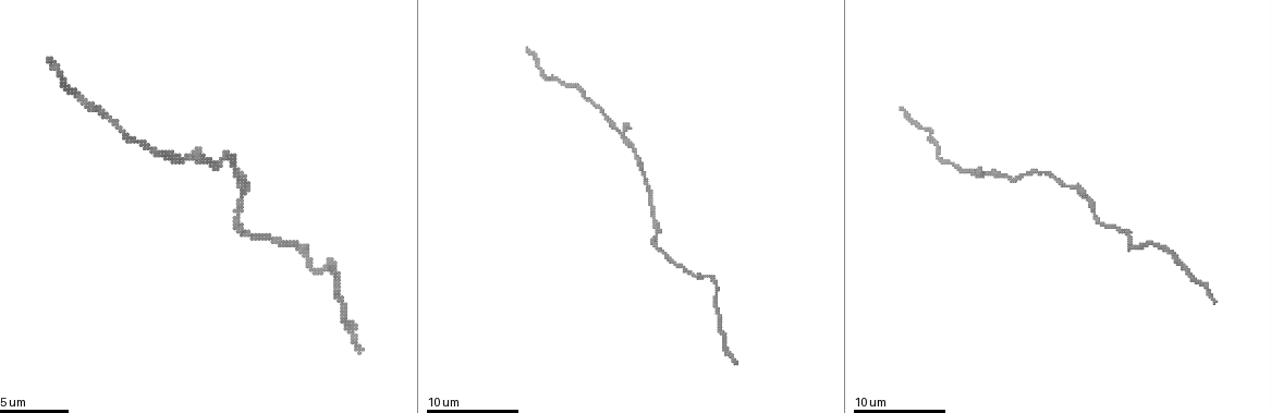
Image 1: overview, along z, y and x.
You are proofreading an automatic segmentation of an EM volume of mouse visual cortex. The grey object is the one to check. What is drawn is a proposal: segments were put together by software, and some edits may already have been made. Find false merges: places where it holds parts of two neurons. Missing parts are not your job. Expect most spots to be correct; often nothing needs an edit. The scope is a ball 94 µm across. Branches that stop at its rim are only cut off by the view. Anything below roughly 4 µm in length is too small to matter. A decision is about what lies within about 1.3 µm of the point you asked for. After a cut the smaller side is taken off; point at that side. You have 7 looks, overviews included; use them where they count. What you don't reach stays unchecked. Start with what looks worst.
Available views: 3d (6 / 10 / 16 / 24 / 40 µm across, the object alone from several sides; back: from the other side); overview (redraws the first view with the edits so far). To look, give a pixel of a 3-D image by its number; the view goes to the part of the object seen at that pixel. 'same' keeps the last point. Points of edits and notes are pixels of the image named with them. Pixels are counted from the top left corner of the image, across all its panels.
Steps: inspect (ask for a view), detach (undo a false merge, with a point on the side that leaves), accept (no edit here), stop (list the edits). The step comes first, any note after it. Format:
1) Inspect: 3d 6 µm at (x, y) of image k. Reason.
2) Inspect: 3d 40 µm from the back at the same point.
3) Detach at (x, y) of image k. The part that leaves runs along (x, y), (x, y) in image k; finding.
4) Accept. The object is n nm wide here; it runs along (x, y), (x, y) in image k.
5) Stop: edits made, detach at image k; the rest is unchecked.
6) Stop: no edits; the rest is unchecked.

Inspect: 3d 10 µm at (327, 268) of image 1. Thick turns thin.

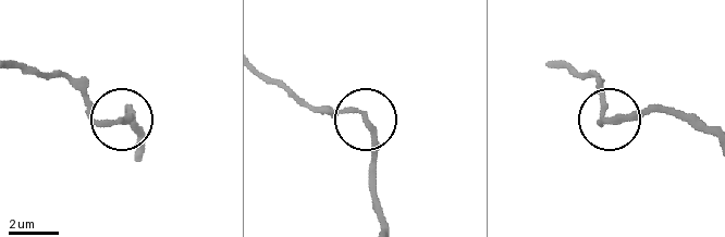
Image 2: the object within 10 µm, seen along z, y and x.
Accept. It runs along (261, 72), (311, 108), (366, 116), (373, 141), (373, 189) in image 2; one neuron here.

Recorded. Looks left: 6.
Inspect: 3d 10 µm at (1061, 184) of image 1.

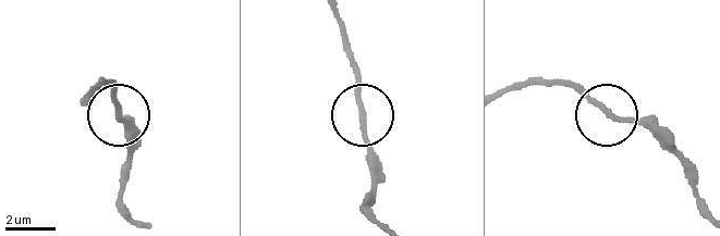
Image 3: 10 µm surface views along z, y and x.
Inspect: 3d 10 µm from the back at (363, 121) of image 3.

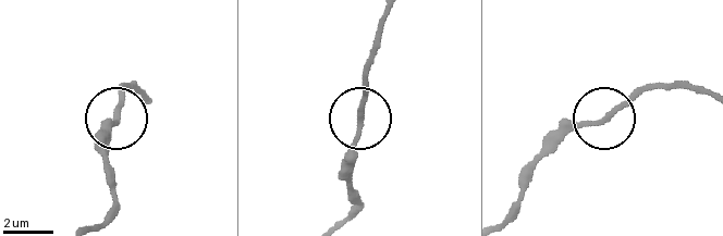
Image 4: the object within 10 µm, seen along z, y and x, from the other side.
Accept. The side arm is 28 µm long; it runs along (605, 121), (649, 87) in image 4; one neuron here.

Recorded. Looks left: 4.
Inspect: 3d 6 µm at (603, 114) of image 1. Calibre changes.

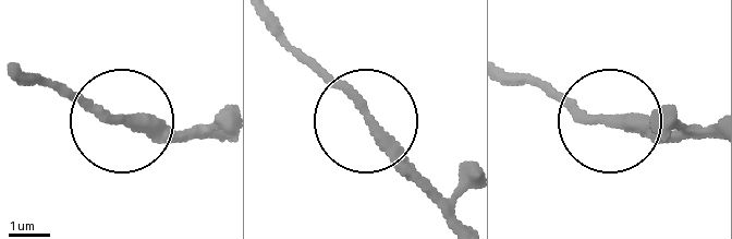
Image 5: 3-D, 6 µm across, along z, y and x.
Inspect: 3d 6 µm from the back at (127, 122) of image 5. From behind.

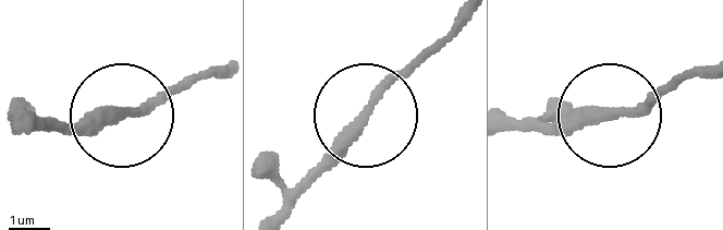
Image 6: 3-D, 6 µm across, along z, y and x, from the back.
Accept. It runs along (25, 126), (141, 116), (188, 77) in image 6; all the same neuron.

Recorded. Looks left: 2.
Stop: no edits; the rest is unchecked.

